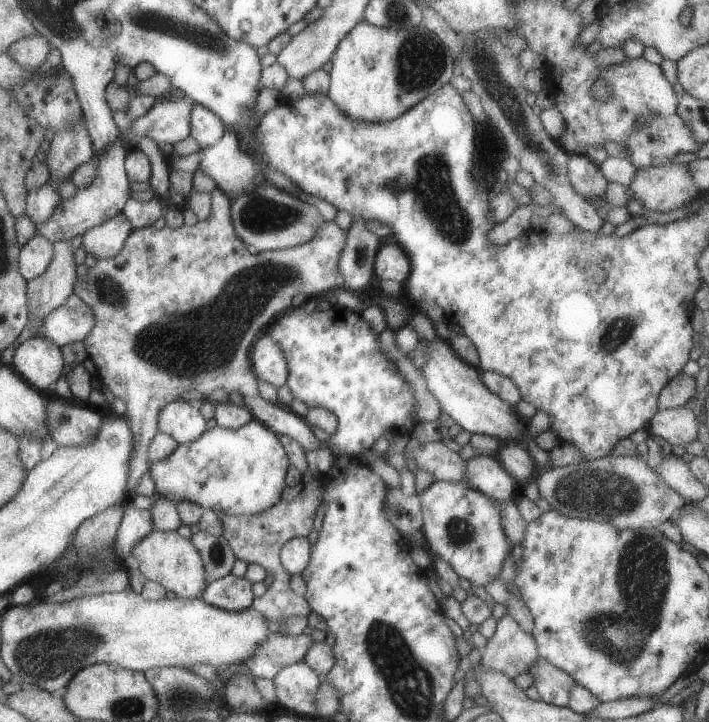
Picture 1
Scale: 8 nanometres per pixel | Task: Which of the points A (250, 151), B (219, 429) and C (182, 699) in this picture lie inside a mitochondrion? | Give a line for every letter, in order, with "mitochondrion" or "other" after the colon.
A: other
B: other
C: mitochondrion

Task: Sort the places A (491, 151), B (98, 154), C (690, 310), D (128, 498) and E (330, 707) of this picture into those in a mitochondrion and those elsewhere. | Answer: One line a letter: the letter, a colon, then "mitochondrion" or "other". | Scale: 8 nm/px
A: mitochondrion
B: other
C: other
D: other
E: other

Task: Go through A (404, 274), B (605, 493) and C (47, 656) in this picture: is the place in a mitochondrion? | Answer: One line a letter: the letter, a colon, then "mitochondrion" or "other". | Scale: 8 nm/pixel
A: other
B: mitochondrion
C: mitochondrion

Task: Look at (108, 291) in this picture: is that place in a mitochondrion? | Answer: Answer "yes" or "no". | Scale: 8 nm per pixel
yes

